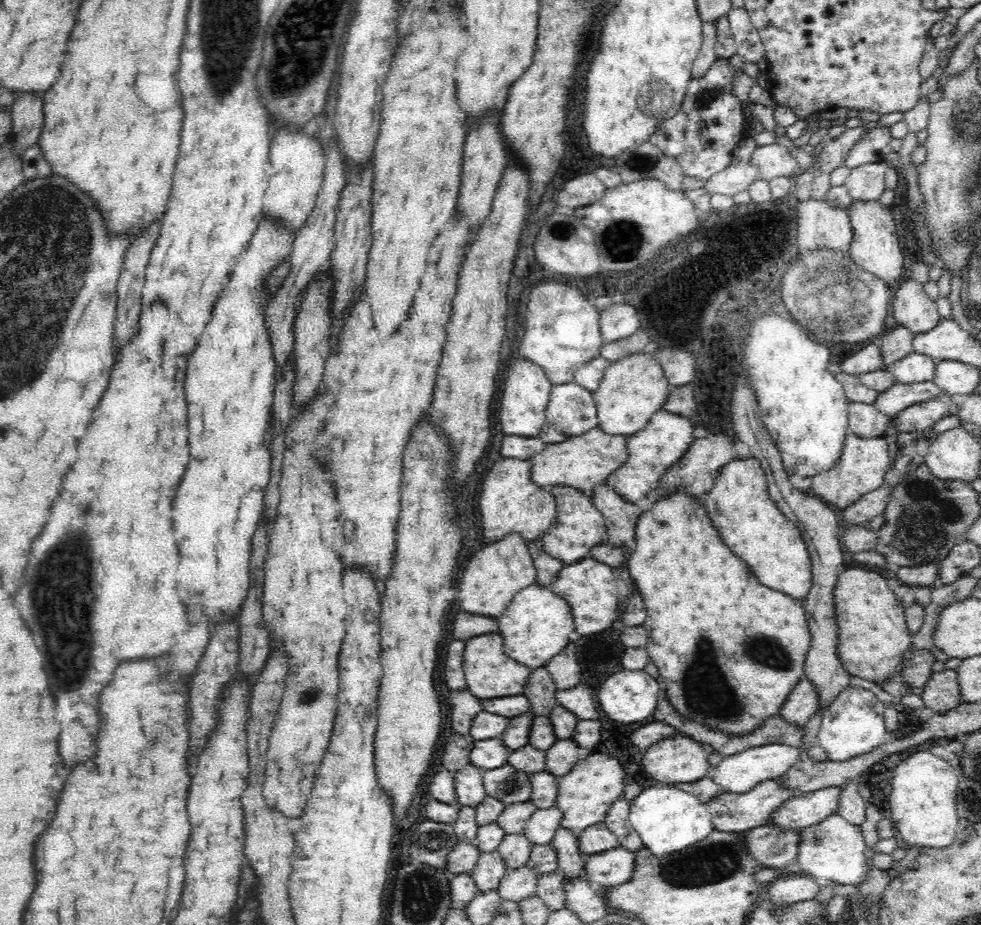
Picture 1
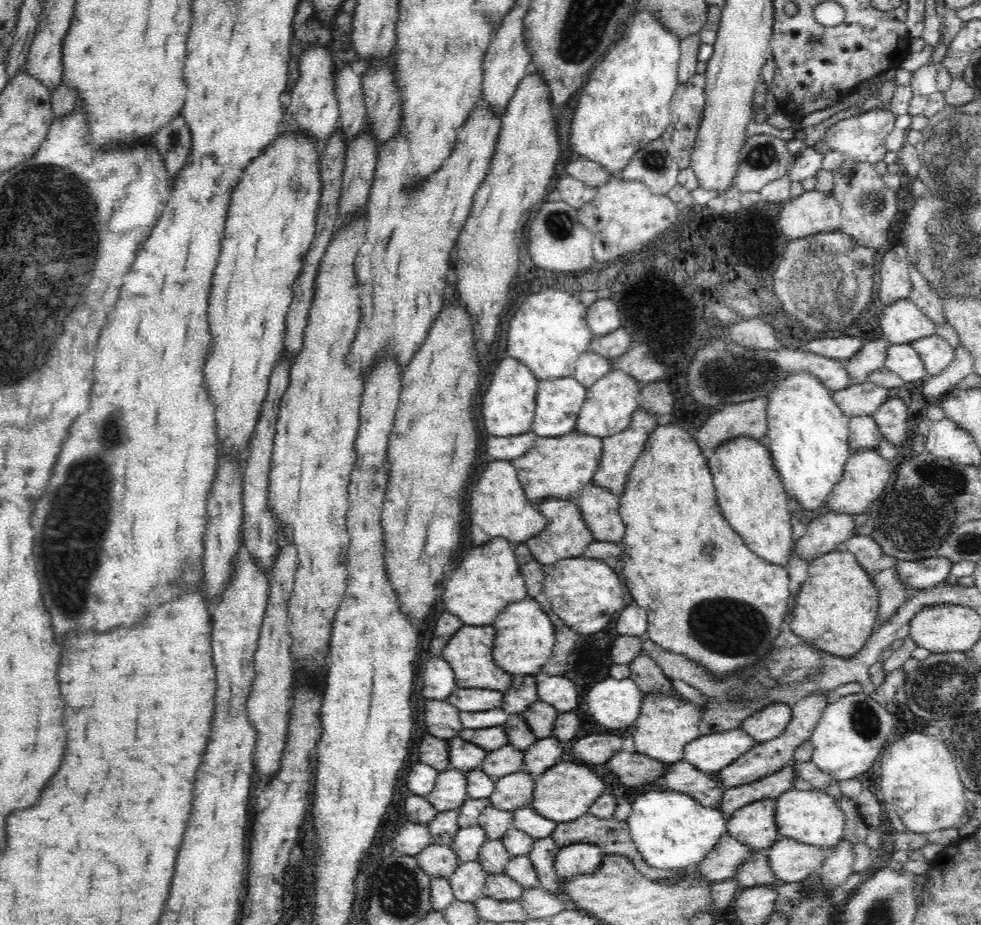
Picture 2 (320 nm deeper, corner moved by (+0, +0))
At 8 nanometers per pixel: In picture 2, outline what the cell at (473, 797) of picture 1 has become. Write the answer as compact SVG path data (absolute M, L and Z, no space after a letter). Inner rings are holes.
M448 768L438 773L434 788L425 799L440 812L459 810L467 796L465 772Z

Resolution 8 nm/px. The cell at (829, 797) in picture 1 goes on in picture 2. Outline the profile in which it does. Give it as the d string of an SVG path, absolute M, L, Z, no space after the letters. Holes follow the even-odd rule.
M764 799L736 810L727 820L727 832L754 851L770 849L780 839L774 804L772 799Z

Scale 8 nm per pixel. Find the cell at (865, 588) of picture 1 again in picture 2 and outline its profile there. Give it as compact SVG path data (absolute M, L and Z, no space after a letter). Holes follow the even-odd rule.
M837 549L831 550L826 554L813 557L808 565L808 576L802 586L800 586L796 598L793 599L792 610L794 616L789 619L790 628L796 633L796 635L802 637L804 642L808 643L811 647L817 648L820 651L826 651L827 654L834 655L840 659L852 659L857 652L861 651L861 648L865 646L870 635L874 632L874 627L877 624L878 618L878 591L876 585L873 583L873 577L861 567L859 562L856 560L854 554L850 551L838 551Z

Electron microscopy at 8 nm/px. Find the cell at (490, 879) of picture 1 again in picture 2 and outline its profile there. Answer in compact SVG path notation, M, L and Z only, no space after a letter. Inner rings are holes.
M476 860L460 863L456 872L448 879L456 901L474 902L484 897L483 888L488 874Z

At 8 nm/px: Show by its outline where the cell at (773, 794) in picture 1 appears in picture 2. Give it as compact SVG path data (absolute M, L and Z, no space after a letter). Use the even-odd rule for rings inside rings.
M682 760L680 763L665 764L663 775L655 786L638 786L637 789L661 788L672 792L686 793L707 808L718 809L725 788L712 772L702 772L693 764Z

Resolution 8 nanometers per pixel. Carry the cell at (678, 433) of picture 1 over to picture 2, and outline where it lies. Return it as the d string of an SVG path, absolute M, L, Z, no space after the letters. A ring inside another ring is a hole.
M641 407L634 411L632 422L629 427L618 434L602 439L602 458L598 464L597 472L594 472L592 484L607 488L610 492L619 497L625 491L625 484L630 476L630 472L637 463L637 458L645 450L645 442L649 436L660 426L658 419L660 415L650 414L647 410L642 410Z

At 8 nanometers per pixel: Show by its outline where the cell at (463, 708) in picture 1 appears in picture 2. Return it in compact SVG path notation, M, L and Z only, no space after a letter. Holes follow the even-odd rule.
M426 699L424 708L426 708L426 728L432 736L446 741L458 737L458 732L463 727L459 717L461 710L452 706L446 699Z

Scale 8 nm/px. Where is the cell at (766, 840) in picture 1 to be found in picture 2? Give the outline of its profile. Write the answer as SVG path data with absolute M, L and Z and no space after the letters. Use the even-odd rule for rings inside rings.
M726 832L714 846L714 849L696 866L701 870L701 874L706 880L718 883L734 878L740 865L746 859L752 859L754 852L762 851L754 851L746 844L736 841L730 833Z

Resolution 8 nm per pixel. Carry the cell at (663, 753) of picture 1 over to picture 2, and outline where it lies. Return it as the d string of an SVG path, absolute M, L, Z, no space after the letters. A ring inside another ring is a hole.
M644 693L638 718L630 725L630 734L636 752L664 764L680 763L684 760L684 750L700 735L702 711L678 693Z

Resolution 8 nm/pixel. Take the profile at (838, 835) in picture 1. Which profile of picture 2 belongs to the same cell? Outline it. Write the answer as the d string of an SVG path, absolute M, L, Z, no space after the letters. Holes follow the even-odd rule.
M794 788L782 793L774 804L774 817L780 837L807 846L833 851L844 840L845 816L836 801L824 791L808 791Z

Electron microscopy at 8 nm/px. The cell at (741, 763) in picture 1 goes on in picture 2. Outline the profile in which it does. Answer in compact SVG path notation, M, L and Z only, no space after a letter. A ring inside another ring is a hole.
M741 728L700 735L694 742L688 744L684 750L684 760L693 764L702 772L718 772L728 766L736 757L750 750L756 743L749 734Z

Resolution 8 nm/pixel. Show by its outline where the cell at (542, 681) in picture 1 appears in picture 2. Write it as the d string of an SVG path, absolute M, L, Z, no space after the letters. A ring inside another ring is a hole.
M514 674L513 683L502 694L503 699L499 707L509 715L519 715L539 699L539 696L536 696L535 674Z

